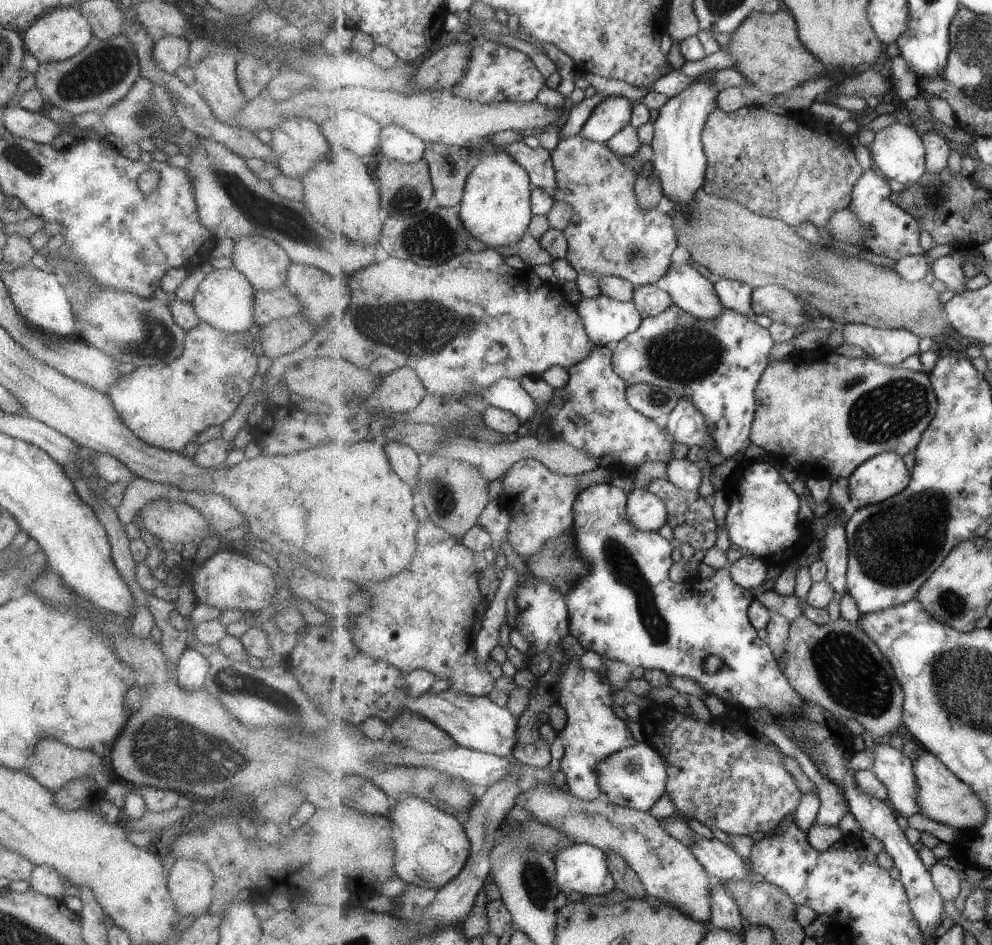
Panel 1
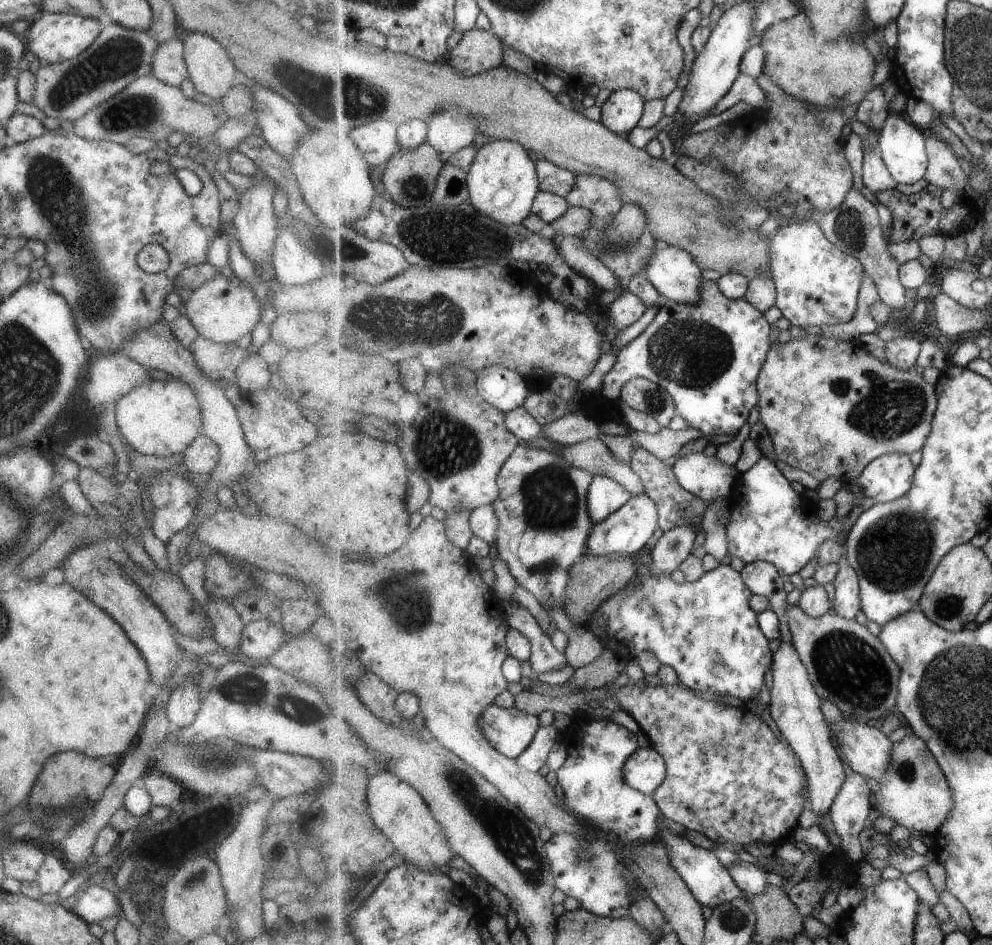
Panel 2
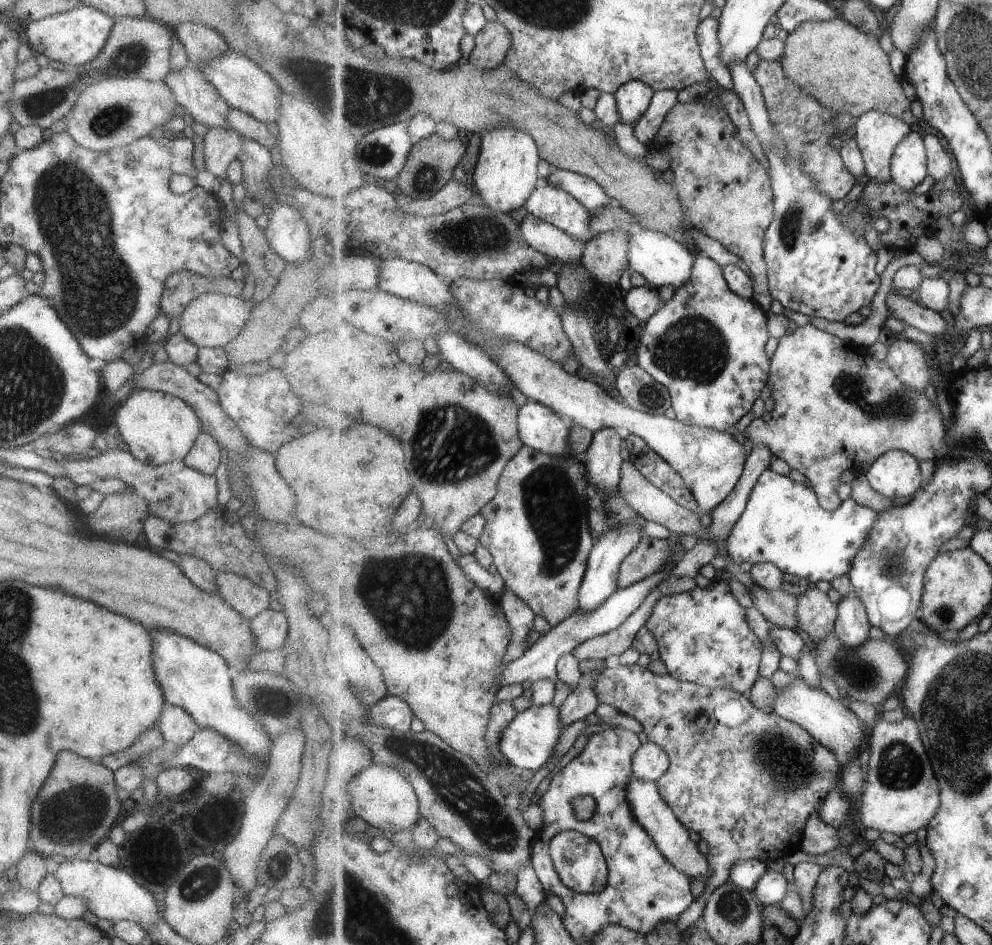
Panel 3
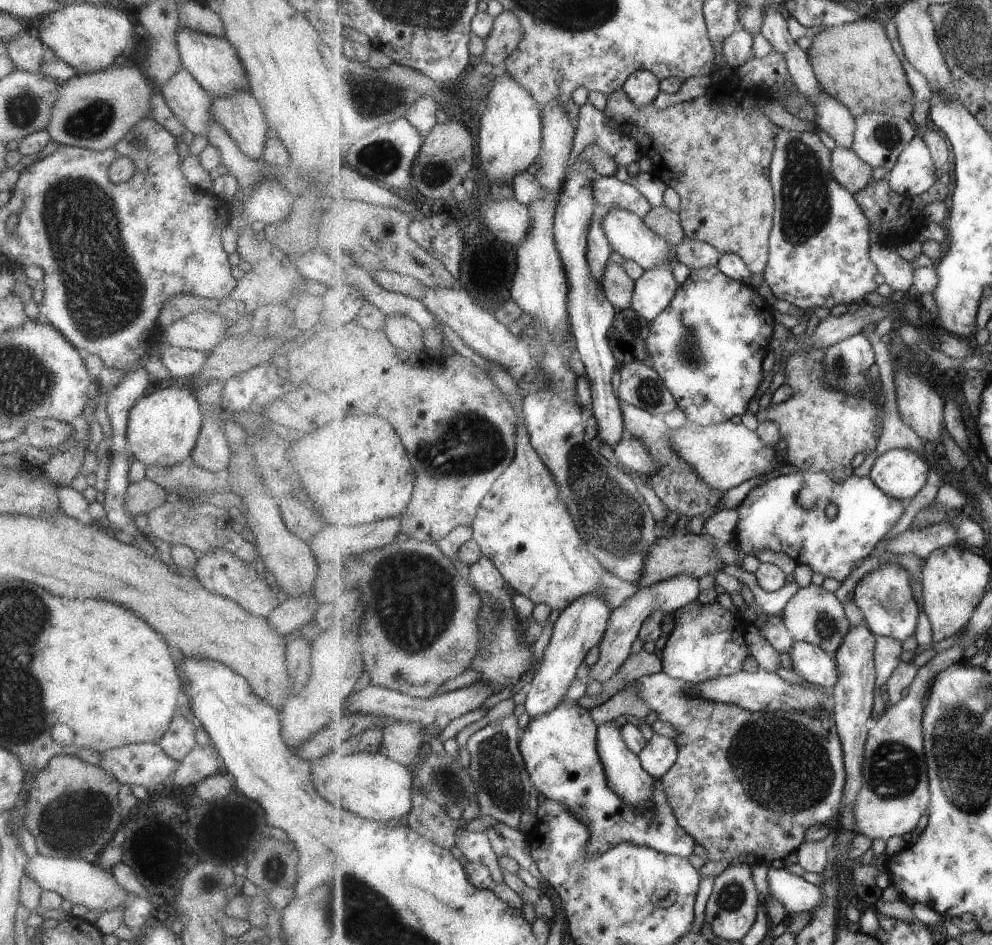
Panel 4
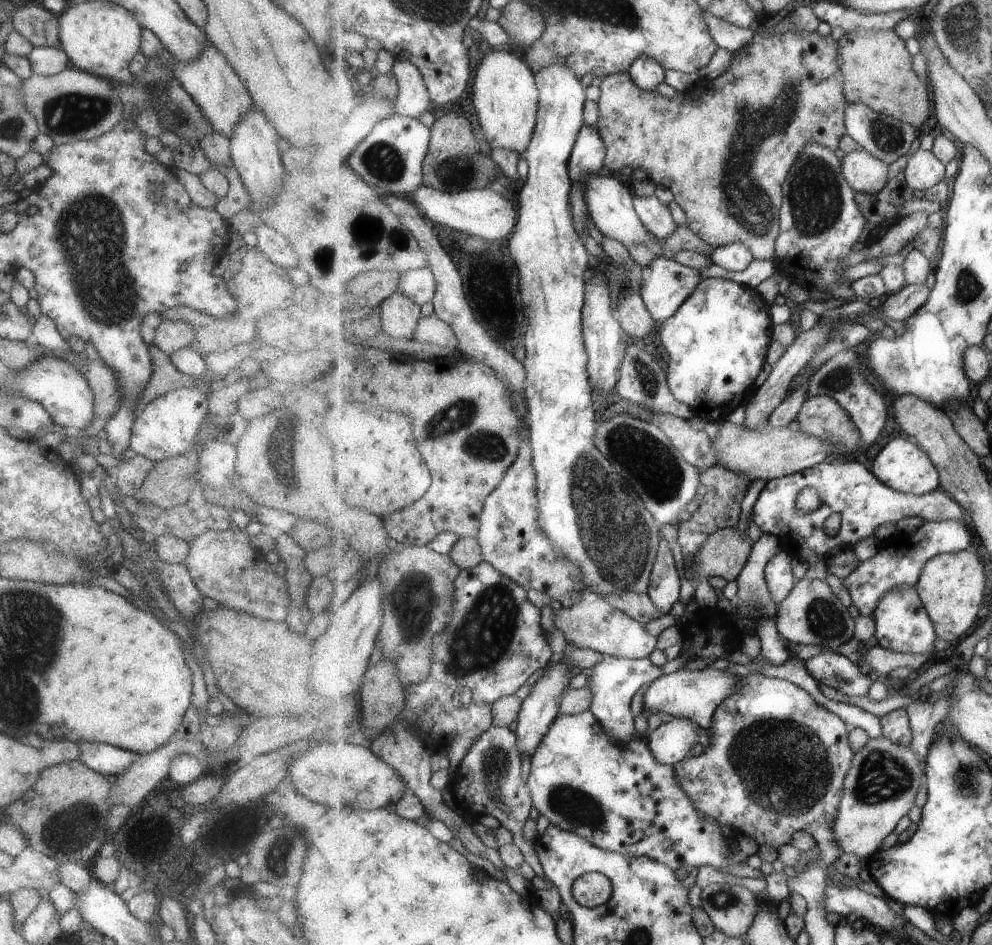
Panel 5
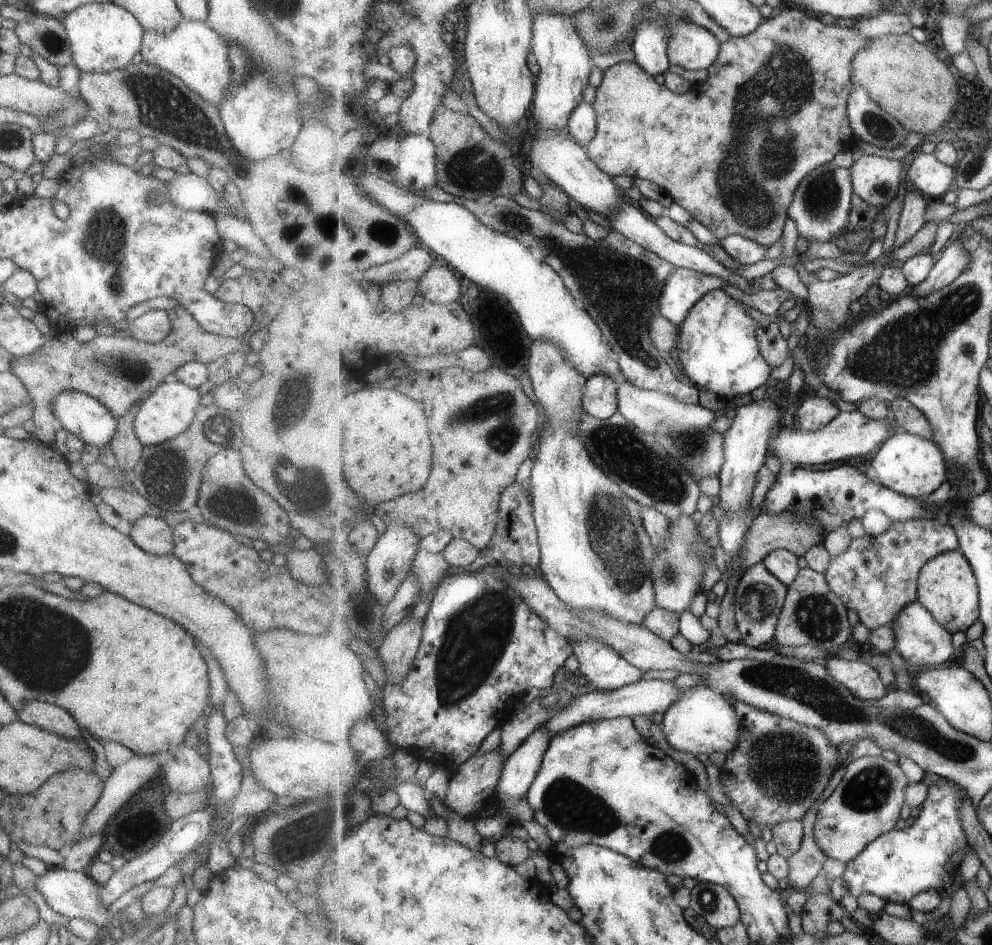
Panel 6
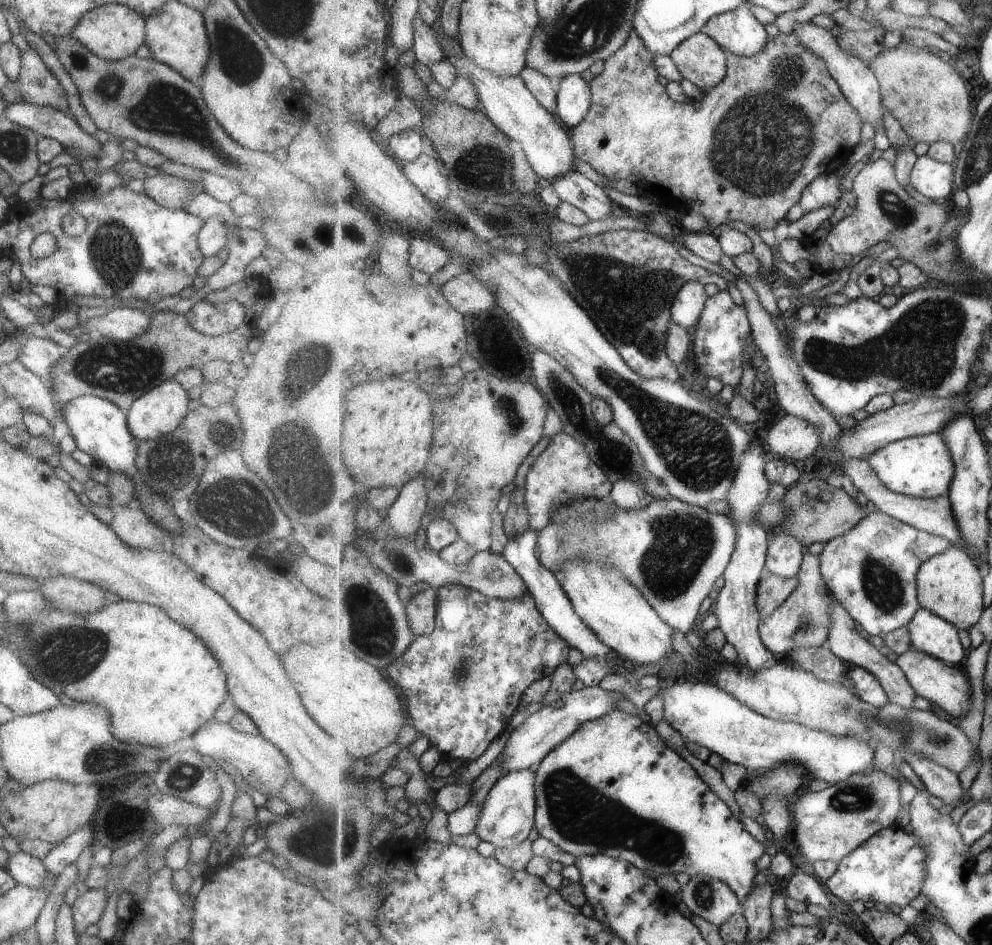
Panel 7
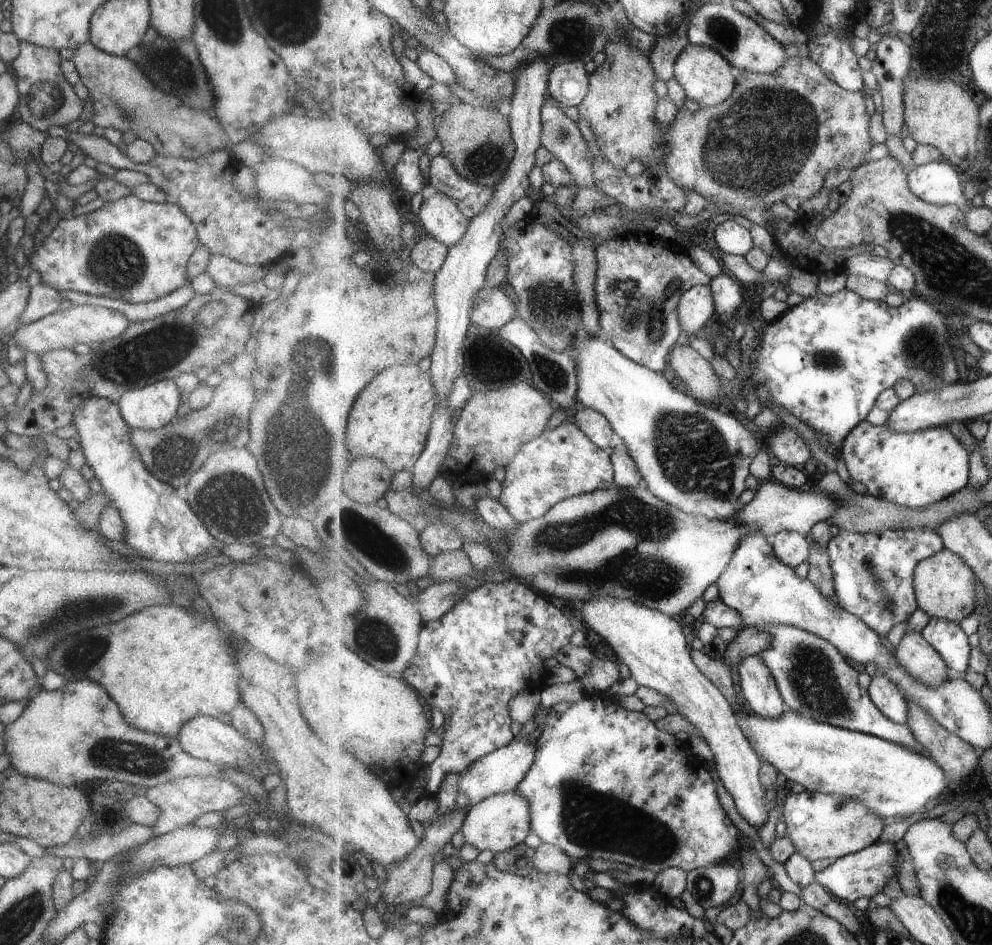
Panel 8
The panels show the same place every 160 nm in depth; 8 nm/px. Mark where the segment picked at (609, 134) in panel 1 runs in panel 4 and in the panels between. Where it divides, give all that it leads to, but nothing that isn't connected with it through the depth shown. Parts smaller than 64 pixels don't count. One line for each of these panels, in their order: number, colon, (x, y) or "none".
2: (621, 113)
3: (633, 99)
4: (643, 86)

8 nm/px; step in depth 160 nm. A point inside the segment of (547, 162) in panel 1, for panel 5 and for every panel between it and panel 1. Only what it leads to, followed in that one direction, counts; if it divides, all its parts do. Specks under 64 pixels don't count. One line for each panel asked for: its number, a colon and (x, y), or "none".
2: (553, 178)
3: (590, 193)
4: (609, 191)
5: (657, 217)

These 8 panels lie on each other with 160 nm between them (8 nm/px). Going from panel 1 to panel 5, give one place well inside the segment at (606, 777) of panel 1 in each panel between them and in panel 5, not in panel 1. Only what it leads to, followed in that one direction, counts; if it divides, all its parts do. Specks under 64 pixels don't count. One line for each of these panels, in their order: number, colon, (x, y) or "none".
2: (646, 770)
3: (651, 762)
4: (661, 753)
5: (670, 743)

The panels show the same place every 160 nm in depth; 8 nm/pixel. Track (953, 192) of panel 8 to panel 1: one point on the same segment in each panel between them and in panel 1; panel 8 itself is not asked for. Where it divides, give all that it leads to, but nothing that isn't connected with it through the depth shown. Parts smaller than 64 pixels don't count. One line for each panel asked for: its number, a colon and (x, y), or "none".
1: (898, 151)
2: (902, 144)
3: (909, 166)
4: (914, 174)
5: (923, 169)
6: (933, 179)
7: (935, 180)

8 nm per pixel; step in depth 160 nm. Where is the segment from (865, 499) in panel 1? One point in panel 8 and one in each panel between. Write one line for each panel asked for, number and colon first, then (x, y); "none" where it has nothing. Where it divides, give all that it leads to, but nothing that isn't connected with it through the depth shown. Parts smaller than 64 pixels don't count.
2: (889, 477)
3: (897, 473)
4: (901, 473)
5: (902, 465)
6: (908, 464)
7: (922, 466)
8: (913, 469)

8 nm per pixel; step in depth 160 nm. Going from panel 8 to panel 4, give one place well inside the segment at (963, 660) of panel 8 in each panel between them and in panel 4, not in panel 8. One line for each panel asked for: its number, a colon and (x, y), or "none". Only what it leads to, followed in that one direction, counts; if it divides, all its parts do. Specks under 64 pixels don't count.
4: (886, 598)
5: (902, 624)
6: (922, 640)
7: (934, 635)

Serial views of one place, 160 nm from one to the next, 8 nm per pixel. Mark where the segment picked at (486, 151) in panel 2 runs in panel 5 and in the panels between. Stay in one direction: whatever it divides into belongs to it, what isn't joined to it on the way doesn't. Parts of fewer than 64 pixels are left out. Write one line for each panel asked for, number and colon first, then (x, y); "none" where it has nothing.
3: (505, 176)
4: (510, 138)
5: (505, 92)

